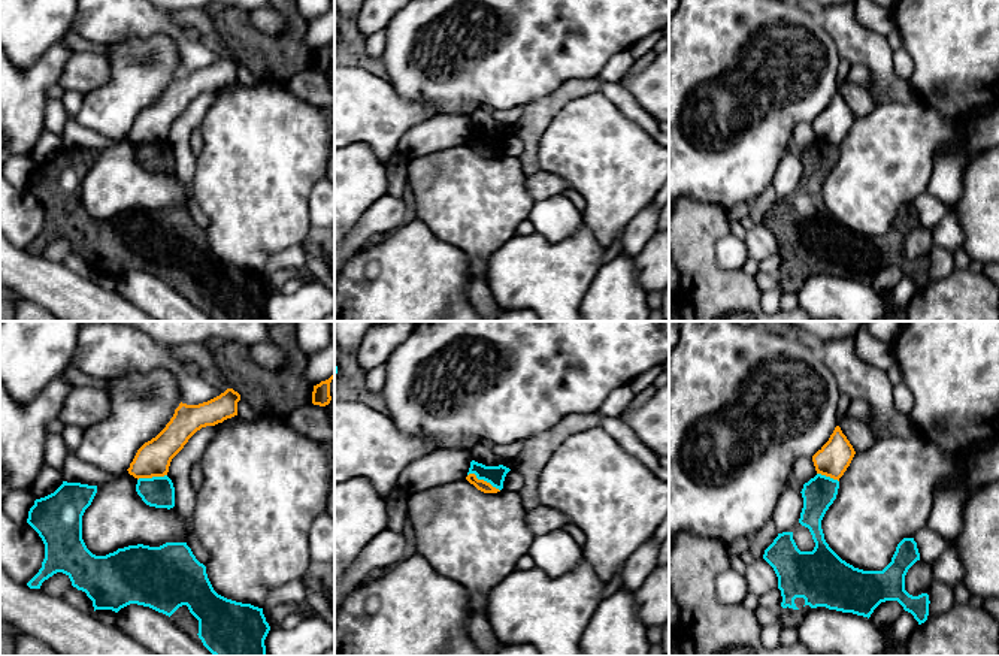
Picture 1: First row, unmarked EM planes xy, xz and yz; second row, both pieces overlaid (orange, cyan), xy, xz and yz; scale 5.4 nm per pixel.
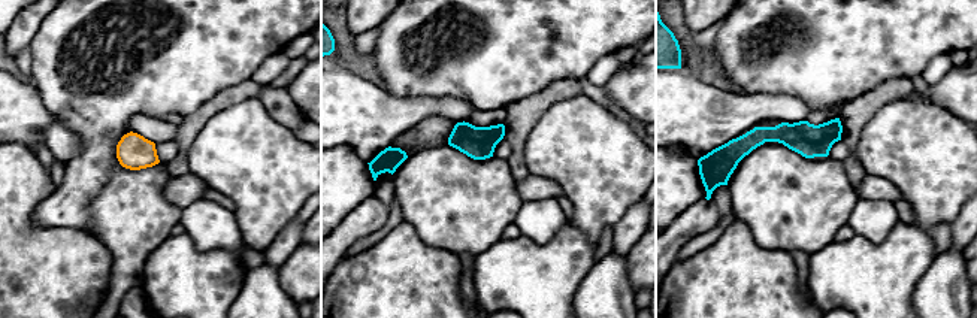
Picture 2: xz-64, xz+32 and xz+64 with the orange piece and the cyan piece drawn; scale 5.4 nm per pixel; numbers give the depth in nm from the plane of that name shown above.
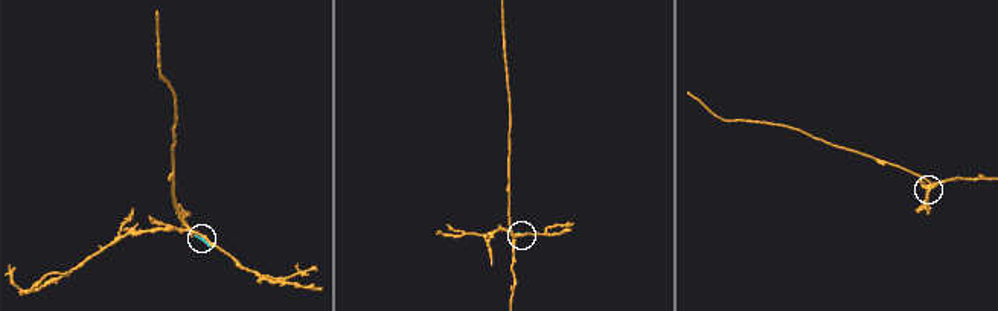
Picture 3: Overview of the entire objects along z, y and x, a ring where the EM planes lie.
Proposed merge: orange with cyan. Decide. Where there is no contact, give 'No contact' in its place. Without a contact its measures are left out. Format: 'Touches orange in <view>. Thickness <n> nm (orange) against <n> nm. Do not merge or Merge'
Touches orange in xz. Thickness 60 nm (orange) against 100 nm. Do not merge

